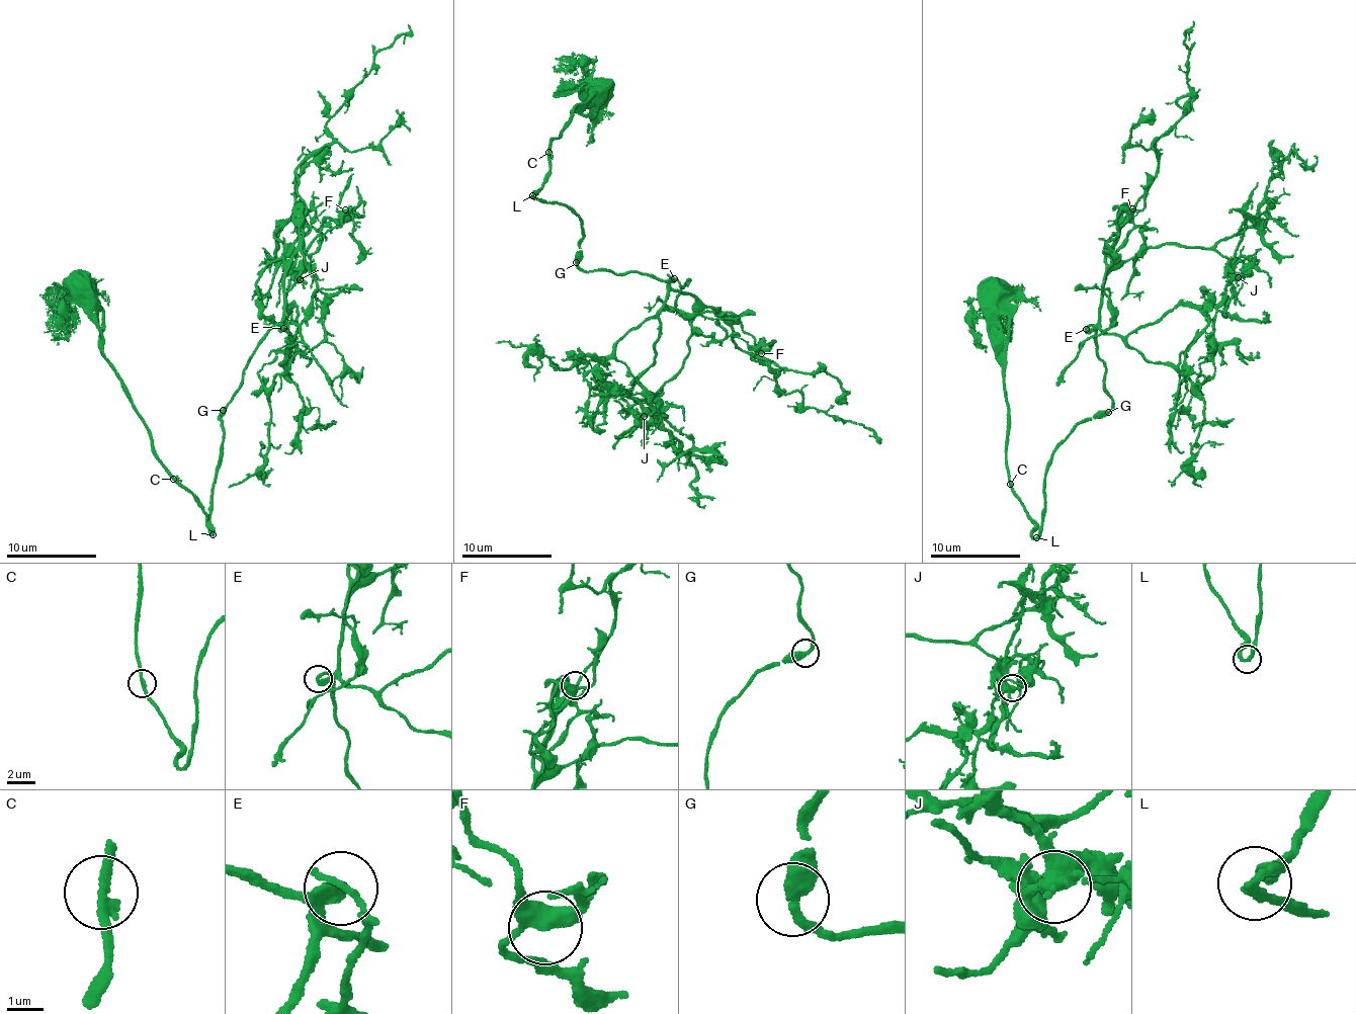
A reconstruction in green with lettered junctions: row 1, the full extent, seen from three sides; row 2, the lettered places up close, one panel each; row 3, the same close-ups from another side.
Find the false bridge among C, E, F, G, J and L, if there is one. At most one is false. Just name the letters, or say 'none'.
none

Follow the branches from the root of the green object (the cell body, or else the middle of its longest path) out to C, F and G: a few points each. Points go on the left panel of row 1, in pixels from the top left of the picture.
C: (77, 285), (75, 304), (96, 324), (102, 355), (144, 423), (153, 454), (173, 480)
F: (77, 285), (153, 454), (209, 522), (219, 416), (281, 320), (292, 257), (308, 263), (345, 209)
G: (77, 285), (75, 304), (96, 324), (102, 355), (144, 423), (153, 454), (209, 522), (223, 409)

